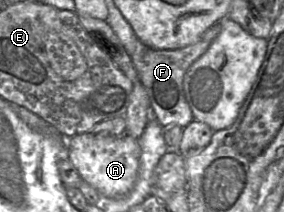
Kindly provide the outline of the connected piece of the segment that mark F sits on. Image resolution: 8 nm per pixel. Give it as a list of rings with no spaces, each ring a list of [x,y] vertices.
[[[216,22],[194,44],[173,50],[152,49],[138,40],[134,52],[130,55],[131,61],[150,98],[154,117],[162,127],[178,125],[184,128],[193,121],[193,113],[183,89],[184,76],[190,66],[207,51],[220,31],[221,22]]]

